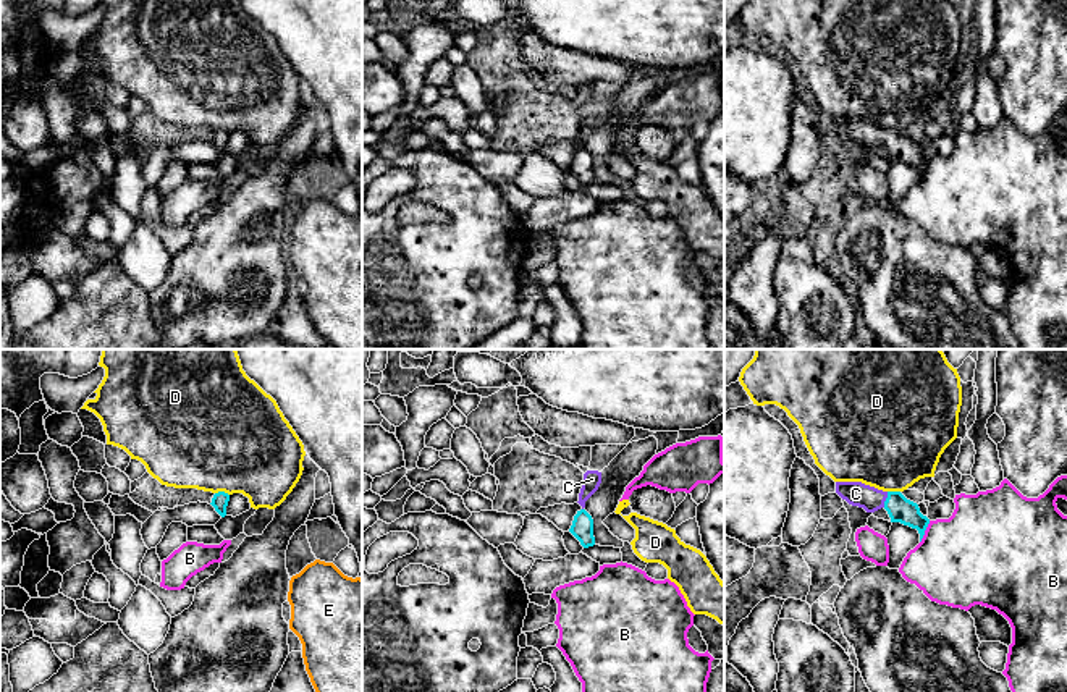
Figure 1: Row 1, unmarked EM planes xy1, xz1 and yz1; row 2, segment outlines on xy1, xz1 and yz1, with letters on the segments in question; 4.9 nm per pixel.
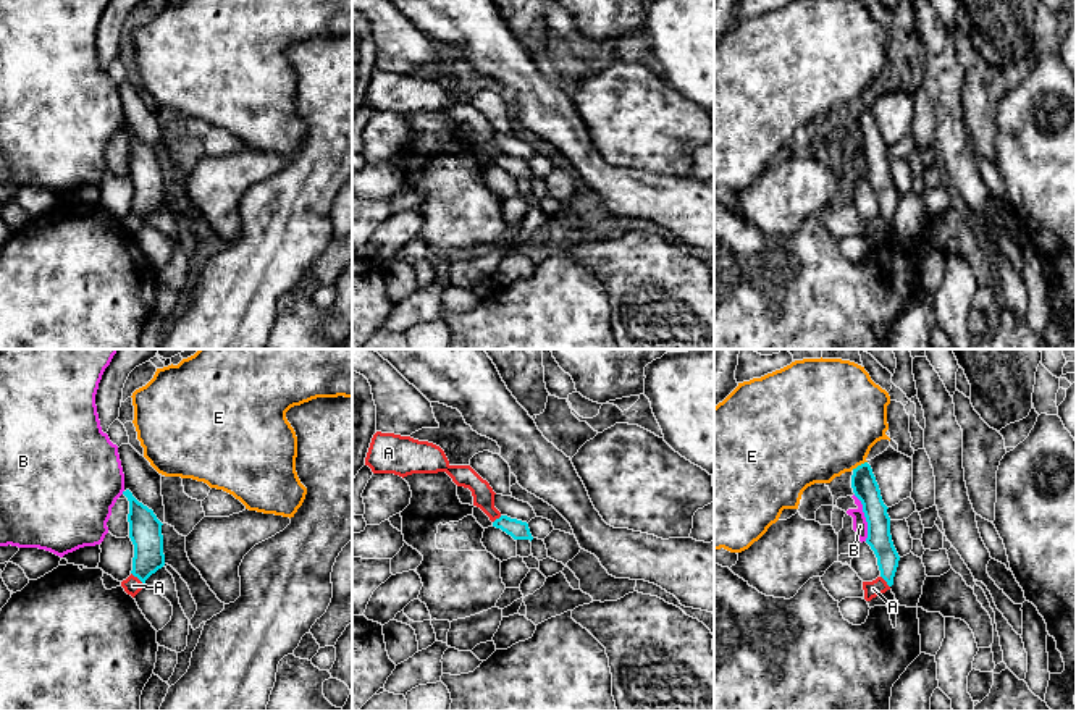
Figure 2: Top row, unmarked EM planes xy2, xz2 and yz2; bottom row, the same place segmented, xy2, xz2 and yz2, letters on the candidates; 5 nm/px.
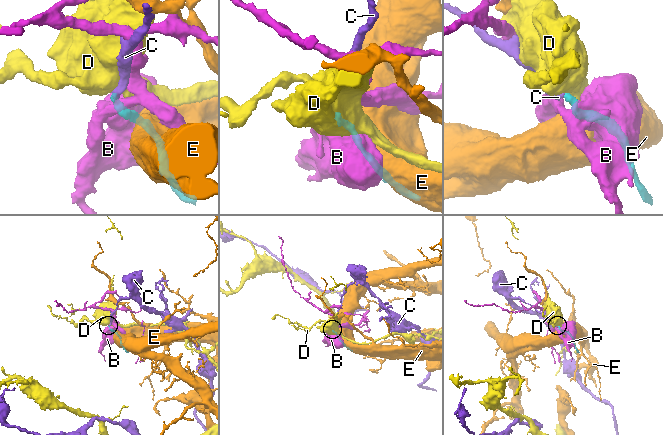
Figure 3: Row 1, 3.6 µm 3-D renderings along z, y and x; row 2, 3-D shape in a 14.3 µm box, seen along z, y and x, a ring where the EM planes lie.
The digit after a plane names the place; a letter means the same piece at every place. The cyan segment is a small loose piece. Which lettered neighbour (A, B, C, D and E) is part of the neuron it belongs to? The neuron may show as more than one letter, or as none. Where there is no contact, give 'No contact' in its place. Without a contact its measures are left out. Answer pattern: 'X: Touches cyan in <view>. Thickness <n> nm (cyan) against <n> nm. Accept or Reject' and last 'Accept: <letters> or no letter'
A: Touches cyan in xy2. Thickness 160 nm (cyan) against 90 nm. Reject
B: Touches cyan in yz2. Thickness 130 nm (cyan) against 80 nm. Reject
C: Touches cyan in yz1. Thickness 130 nm (cyan) against 120 nm. Accept
D: Touches cyan in xy1. Thickness 80 nm (cyan) against 500 nm. Reject
E: Touches cyan in yz2. Thickness 130 nm (cyan) against 480 nm. Reject
Accept: C

